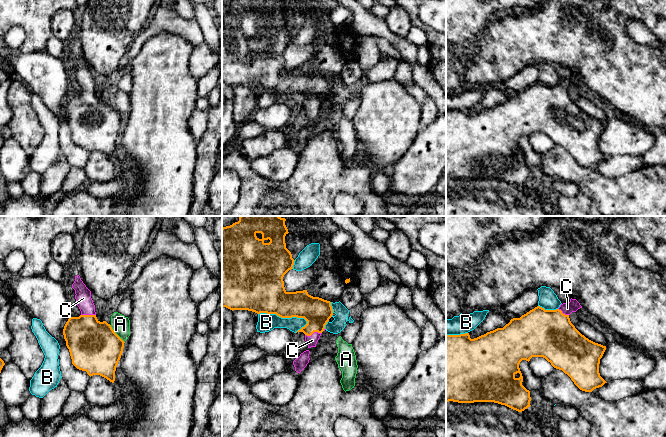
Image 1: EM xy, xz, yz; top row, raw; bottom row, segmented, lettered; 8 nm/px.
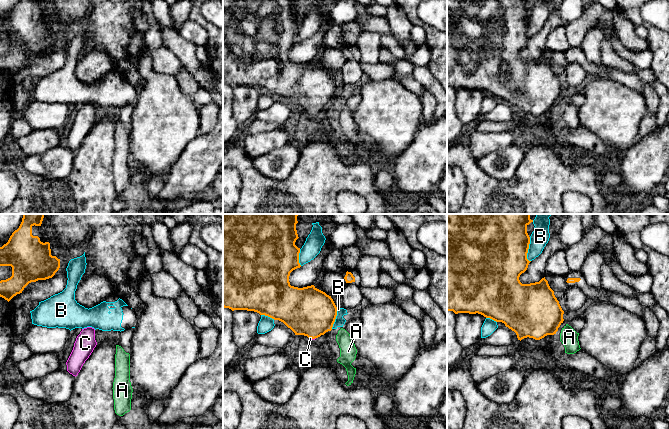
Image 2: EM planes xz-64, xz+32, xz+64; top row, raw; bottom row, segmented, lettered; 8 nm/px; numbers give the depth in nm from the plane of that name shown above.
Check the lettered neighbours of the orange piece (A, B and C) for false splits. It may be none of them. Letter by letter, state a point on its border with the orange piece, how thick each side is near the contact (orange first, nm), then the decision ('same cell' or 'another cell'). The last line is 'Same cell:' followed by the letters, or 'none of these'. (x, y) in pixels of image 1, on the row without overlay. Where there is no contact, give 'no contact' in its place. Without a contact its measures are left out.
A: xy (116, 110) | 400/150 nm | another cell
B: xz (283, 93) | 320/140 nm | another cell
C: xz (313, 108) | 220/90 nm | same cell
Same cell: C

